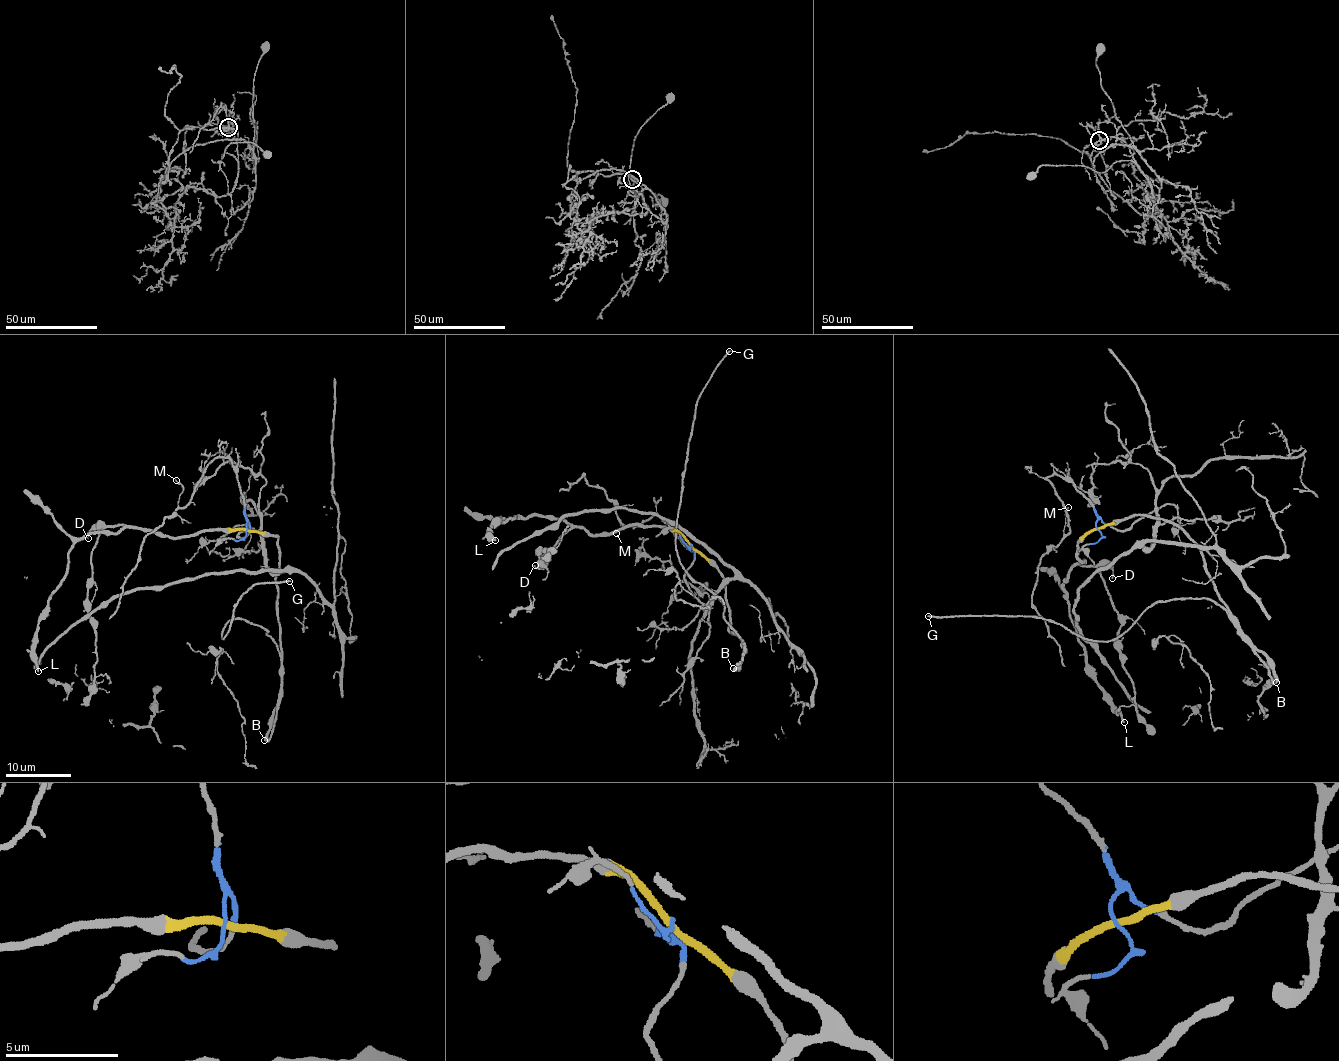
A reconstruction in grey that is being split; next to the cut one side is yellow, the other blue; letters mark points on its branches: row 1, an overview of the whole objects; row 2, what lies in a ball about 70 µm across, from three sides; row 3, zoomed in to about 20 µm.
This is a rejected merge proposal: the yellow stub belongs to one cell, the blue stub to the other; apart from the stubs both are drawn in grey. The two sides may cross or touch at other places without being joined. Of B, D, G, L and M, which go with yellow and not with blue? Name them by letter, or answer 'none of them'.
B, D, G, L

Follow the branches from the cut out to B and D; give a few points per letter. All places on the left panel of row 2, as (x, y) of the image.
B: (245, 530), (277, 536), (279, 555), (276, 583), (282, 669), (278, 706), (264, 740)
D: (245, 530), (199, 530), (191, 535), (174, 537), (139, 527), (126, 526), (92, 529), (87, 538)

